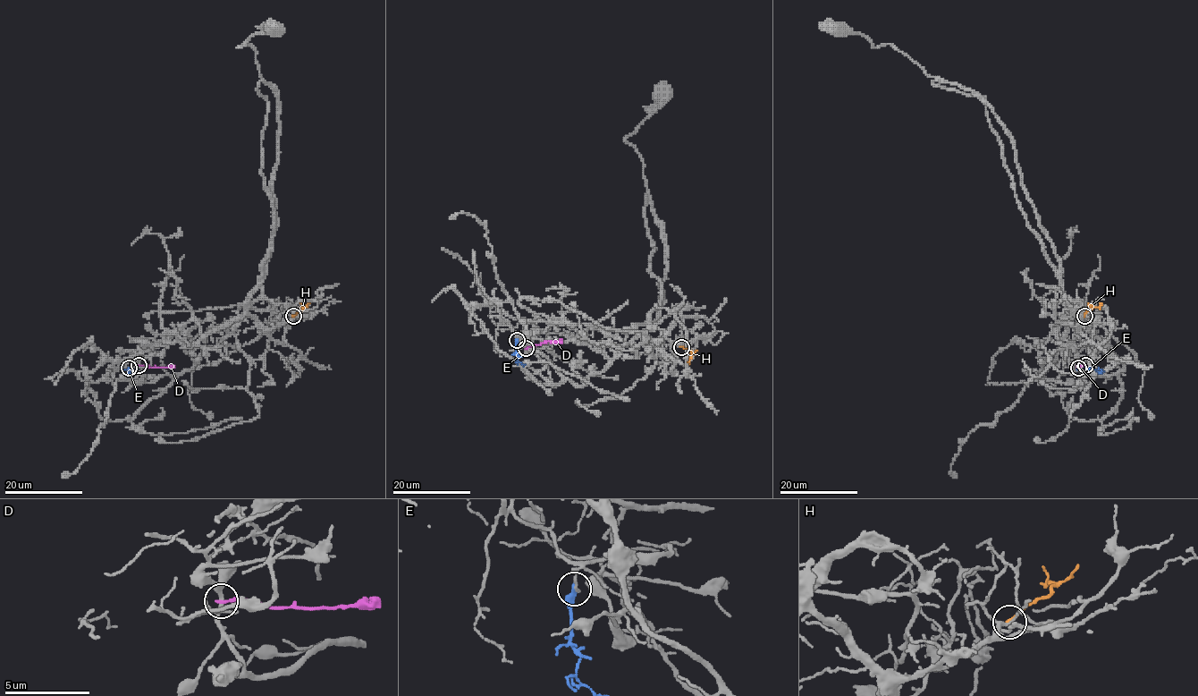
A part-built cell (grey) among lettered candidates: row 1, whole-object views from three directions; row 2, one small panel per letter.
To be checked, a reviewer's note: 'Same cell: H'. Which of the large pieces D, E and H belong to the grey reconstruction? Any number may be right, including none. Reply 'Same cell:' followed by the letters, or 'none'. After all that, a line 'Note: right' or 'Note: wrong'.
Same cell: H
Note: right

